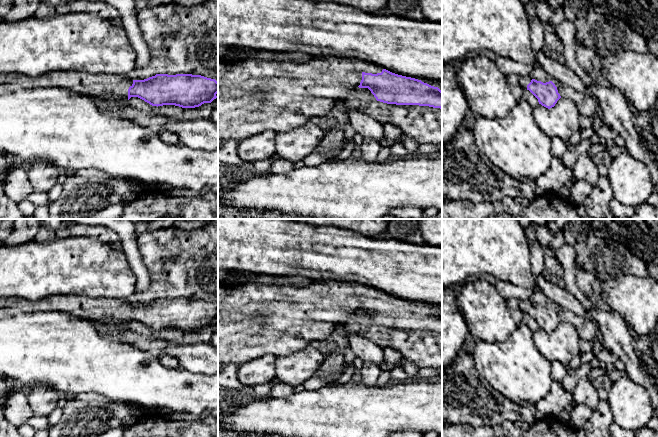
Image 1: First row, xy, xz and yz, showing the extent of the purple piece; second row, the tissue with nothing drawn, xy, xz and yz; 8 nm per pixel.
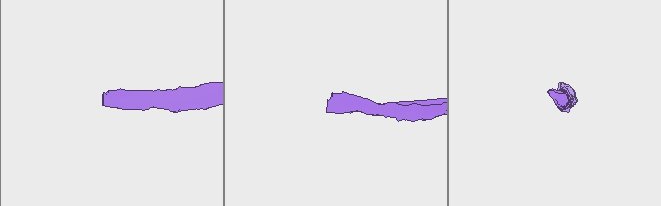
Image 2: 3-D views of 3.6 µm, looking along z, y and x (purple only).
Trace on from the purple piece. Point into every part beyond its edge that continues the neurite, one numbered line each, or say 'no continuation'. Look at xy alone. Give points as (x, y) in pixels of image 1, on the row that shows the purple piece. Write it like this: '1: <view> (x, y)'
1: xy (110, 87)

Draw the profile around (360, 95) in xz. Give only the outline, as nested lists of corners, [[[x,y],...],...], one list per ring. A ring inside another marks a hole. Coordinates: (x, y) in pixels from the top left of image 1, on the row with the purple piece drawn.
[[[368,88],[351,90],[350,101],[356,101],[363,112],[382,125],[399,127],[405,137],[419,144],[442,144],[442,109],[419,105],[396,105],[377,101]]]

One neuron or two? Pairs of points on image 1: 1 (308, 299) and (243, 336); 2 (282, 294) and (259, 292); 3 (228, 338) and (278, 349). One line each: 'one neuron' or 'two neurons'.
1: one neuron
2: one neuron
3: one neuron

